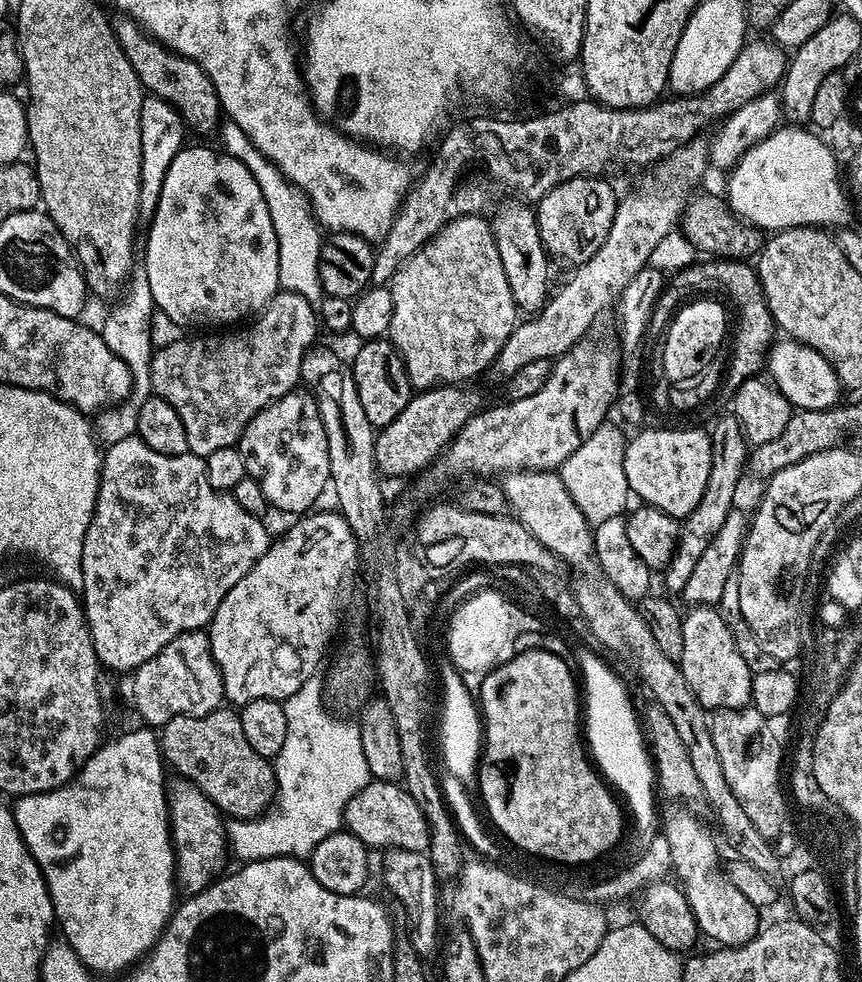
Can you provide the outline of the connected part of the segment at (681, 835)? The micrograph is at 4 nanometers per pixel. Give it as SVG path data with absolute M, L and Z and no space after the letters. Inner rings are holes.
M668 806L662 812L662 833L670 842L671 857L673 859L671 871L678 881L680 889L684 891L686 902L690 902L690 910L696 919L697 929L704 932L713 940L713 945L725 948L737 948L755 938L762 927L761 913L738 890L734 890L734 882L728 879L727 873L720 868L720 852L712 841L712 832L691 812L688 806Z

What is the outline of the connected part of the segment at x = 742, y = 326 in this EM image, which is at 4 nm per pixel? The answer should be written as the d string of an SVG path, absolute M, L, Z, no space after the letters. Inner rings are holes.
M715 257L695 261L685 268L679 269L680 292L684 298L693 296L727 296L736 308L734 312L734 338L732 348L729 347L729 359L725 366L725 374L717 391L708 400L707 409L718 410L722 405L729 405L734 393L742 382L755 379L767 363L768 350L776 338L775 316L769 310L764 288L755 267L746 264L740 258Z

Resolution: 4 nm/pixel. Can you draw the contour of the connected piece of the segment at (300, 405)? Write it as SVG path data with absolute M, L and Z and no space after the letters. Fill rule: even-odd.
M293 390L288 392L282 398L278 398L272 404L268 404L264 407L261 412L254 417L254 419L249 422L247 426L244 427L244 434L240 437L240 443L238 445L240 452L244 455L244 461L246 462L246 470L248 475L254 477L258 482L258 486L262 486L262 494L266 494L269 505L273 509L276 508L280 512L296 512L295 514L304 514L309 510L315 509L317 507L316 499L323 494L324 490L326 492L326 485L329 483L328 477L328 462L327 462L327 434L323 426L323 420L319 414L319 406L317 404L317 397L313 395L311 391L300 392L301 390Z

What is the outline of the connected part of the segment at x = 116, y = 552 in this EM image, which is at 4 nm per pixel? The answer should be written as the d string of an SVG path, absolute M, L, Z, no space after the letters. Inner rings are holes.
M137 435L122 438L122 442L107 445L100 466L98 498L82 546L84 616L88 619L90 638L94 642L94 650L98 654L101 665L105 669L113 668L116 672L131 674L142 666L142 662L150 662L150 658L154 658L154 654L158 654L158 650L162 650L162 646L174 642L174 638L178 638L178 634L207 629L222 598L226 598L230 586L234 586L234 582L241 580L254 566L254 562L258 562L258 558L262 558L262 554L266 554L270 535L268 536L268 528L264 523L265 521L261 517L246 514L246 510L242 510L242 506L238 506L238 502L234 502L231 492L219 492L214 490L214 486L210 486L210 482L206 478L206 466L202 456L193 456L191 452L177 456L158 454L158 450L150 450L150 446L146 446L146 442L142 442Z

